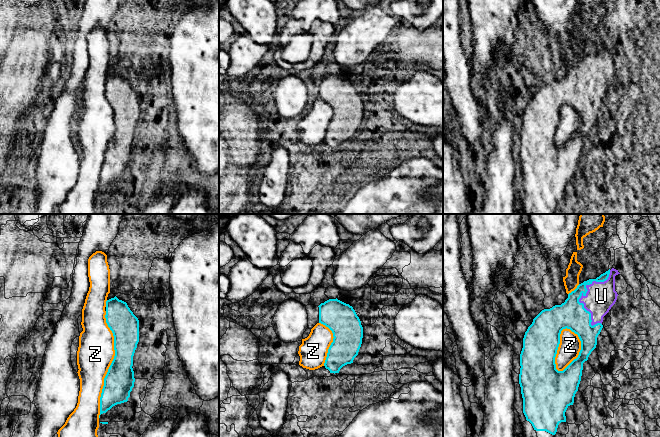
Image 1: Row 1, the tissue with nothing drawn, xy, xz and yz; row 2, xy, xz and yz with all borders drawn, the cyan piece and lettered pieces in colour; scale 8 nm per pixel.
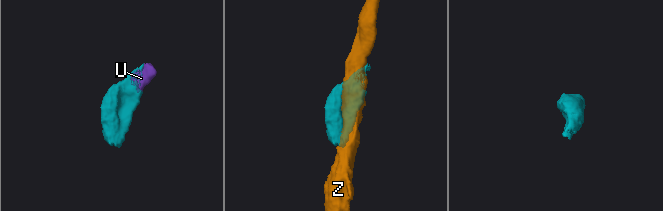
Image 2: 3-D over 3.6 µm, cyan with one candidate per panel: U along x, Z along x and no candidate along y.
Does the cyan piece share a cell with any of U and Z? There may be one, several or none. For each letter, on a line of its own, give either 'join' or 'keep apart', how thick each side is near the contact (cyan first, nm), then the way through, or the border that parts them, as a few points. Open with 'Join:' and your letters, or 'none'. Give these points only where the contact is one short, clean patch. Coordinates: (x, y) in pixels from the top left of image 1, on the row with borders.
Join: U
U: join; 240 nm thick on the cyan side, 240 nm on the other
Z: keep apart; 240 nm thick on the cyan side, 300 nm on the other

